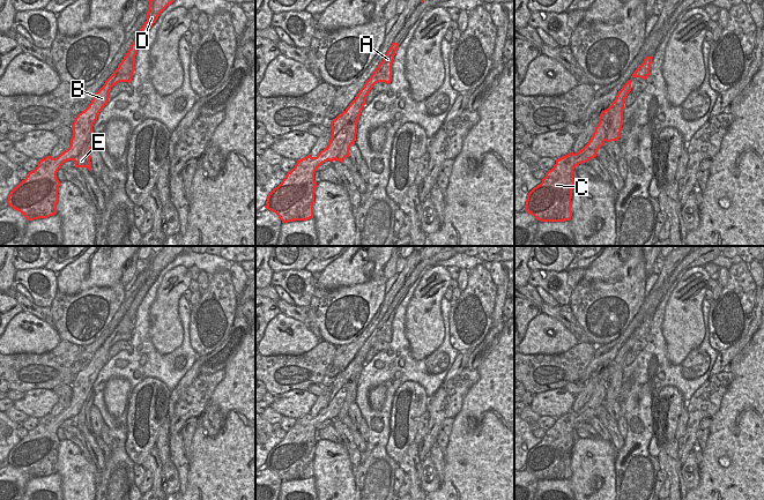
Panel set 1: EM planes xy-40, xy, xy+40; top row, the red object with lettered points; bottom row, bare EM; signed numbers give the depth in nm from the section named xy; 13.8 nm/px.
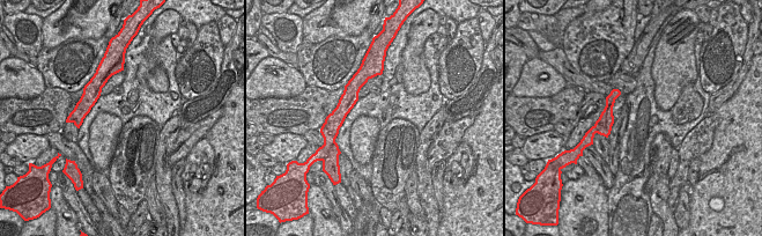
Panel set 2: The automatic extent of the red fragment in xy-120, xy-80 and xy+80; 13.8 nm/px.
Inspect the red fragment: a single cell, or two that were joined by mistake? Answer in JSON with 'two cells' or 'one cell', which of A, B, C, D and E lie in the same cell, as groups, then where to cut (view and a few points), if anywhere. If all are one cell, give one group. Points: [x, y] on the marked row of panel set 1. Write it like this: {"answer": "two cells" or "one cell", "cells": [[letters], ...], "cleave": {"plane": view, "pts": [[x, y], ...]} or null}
{"answer": "two cells", "cells": [["A", "B", "C", "D"], ["E"]], "cleave": {"plane": "xy", "pts": [[348, 126], [346, 141], [336, 159]]}}

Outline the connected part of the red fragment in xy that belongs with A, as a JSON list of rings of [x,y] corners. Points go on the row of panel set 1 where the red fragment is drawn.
[[[393,42],[383,61],[355,99],[341,114],[331,121],[332,136],[328,145],[316,157],[307,155],[297,161],[295,167],[287,173],[282,182],[268,194],[265,208],[275,212],[282,223],[313,218],[317,187],[314,173],[322,163],[338,159],[349,129],[354,130],[356,136],[357,122],[368,94],[376,83],[385,82],[390,84],[392,81],[392,64],[398,47],[399,43]]]

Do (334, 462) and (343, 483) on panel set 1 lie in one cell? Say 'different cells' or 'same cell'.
same cell

